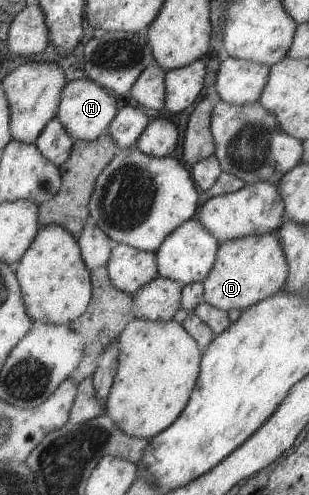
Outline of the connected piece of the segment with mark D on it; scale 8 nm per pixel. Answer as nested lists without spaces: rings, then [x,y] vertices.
[[[275,234],[253,235],[218,244],[215,263],[202,281],[203,300],[221,311],[241,311],[277,294],[288,274],[285,256]]]

